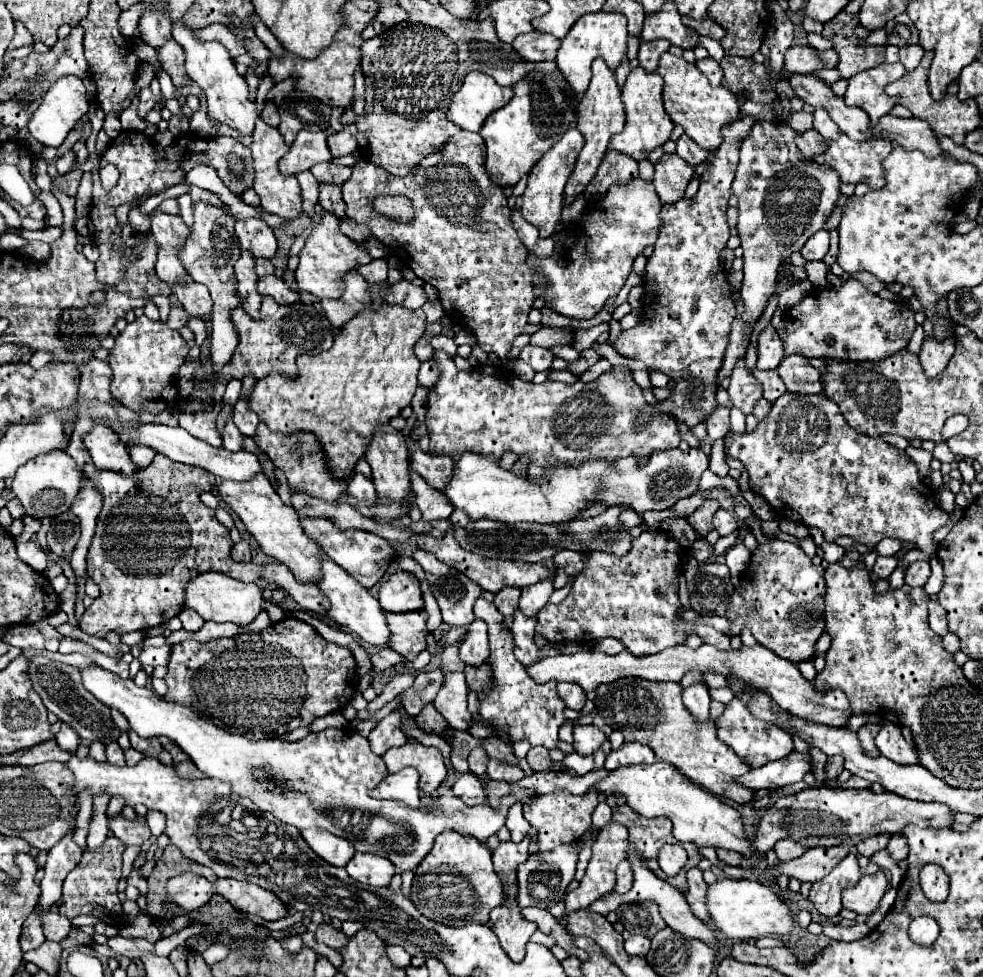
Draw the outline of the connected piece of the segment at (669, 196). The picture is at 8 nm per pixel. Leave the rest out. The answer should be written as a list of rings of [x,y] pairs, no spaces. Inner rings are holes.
[[[665,154],[655,164],[655,190],[663,204],[671,204],[683,198],[687,184],[695,178],[695,166],[685,162],[677,154]]]

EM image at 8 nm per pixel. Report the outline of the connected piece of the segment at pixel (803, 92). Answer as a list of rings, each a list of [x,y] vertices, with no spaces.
[[[793,74],[789,78],[791,88],[811,106],[819,106],[825,100],[825,84],[813,74]]]

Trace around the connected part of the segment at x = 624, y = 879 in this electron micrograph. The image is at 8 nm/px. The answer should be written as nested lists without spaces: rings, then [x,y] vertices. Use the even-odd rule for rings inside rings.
[[[621,862],[617,866],[617,884],[615,884],[615,892],[617,894],[625,894],[631,888],[633,882],[633,872],[629,870],[629,862]]]

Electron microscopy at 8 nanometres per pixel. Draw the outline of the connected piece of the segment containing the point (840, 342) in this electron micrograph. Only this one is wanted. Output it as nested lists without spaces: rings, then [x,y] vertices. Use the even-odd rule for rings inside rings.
[[[849,278],[841,284],[841,288],[812,289],[797,306],[787,310],[785,330],[787,336],[783,340],[785,354],[801,354],[807,358],[835,358],[835,360],[883,360],[899,350],[903,350],[916,328],[915,313],[905,302],[885,300],[873,292],[869,292],[861,282]]]

